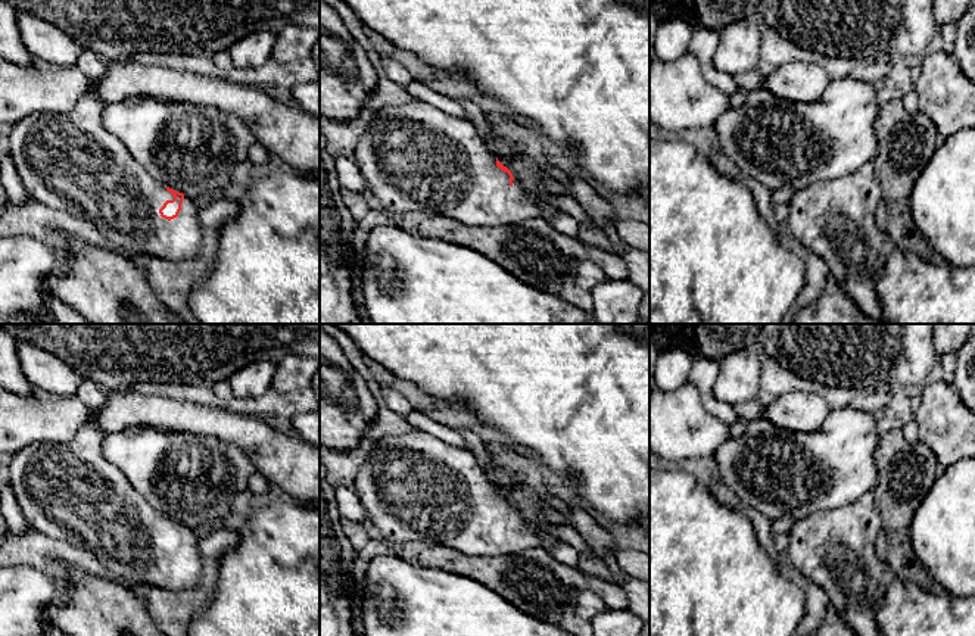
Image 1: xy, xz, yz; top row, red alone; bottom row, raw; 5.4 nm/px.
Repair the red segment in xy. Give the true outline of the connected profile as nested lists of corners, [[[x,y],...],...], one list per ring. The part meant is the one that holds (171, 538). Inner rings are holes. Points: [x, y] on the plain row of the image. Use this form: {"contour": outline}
{"contour": [[[85,423],[66,443],[32,443],[13,453],[10,489],[29,523],[46,536],[91,552],[124,584],[168,590],[193,587],[202,579],[199,537],[183,523],[162,515],[103,455],[106,434]]]}

